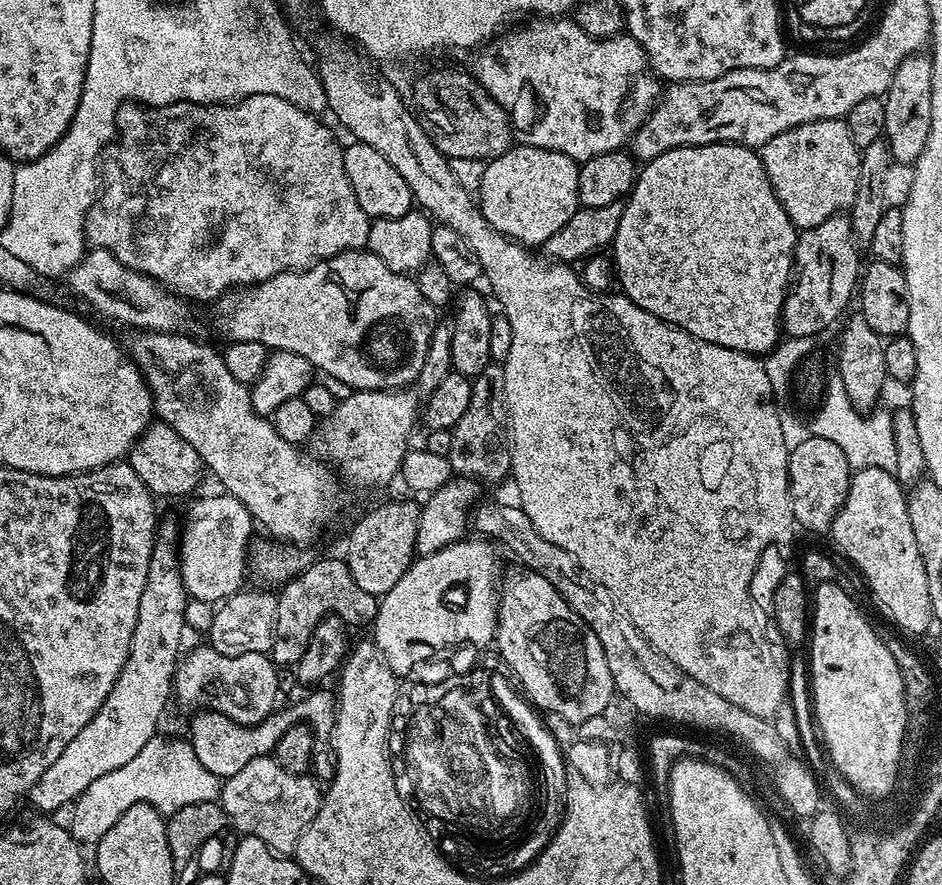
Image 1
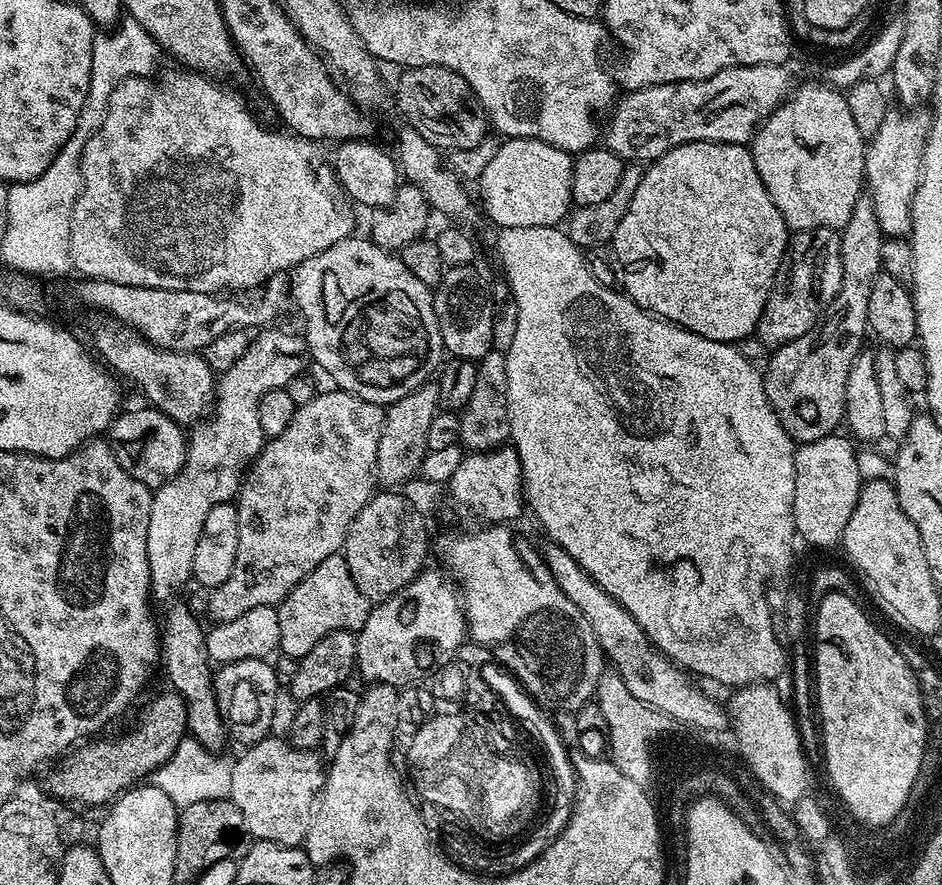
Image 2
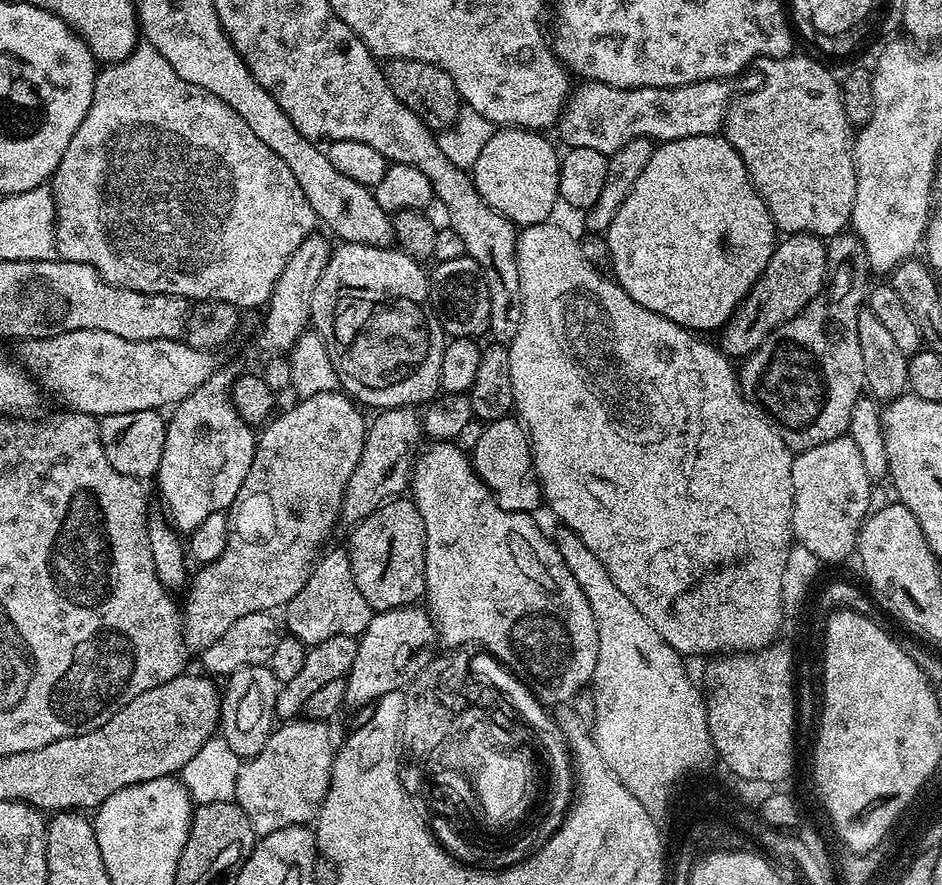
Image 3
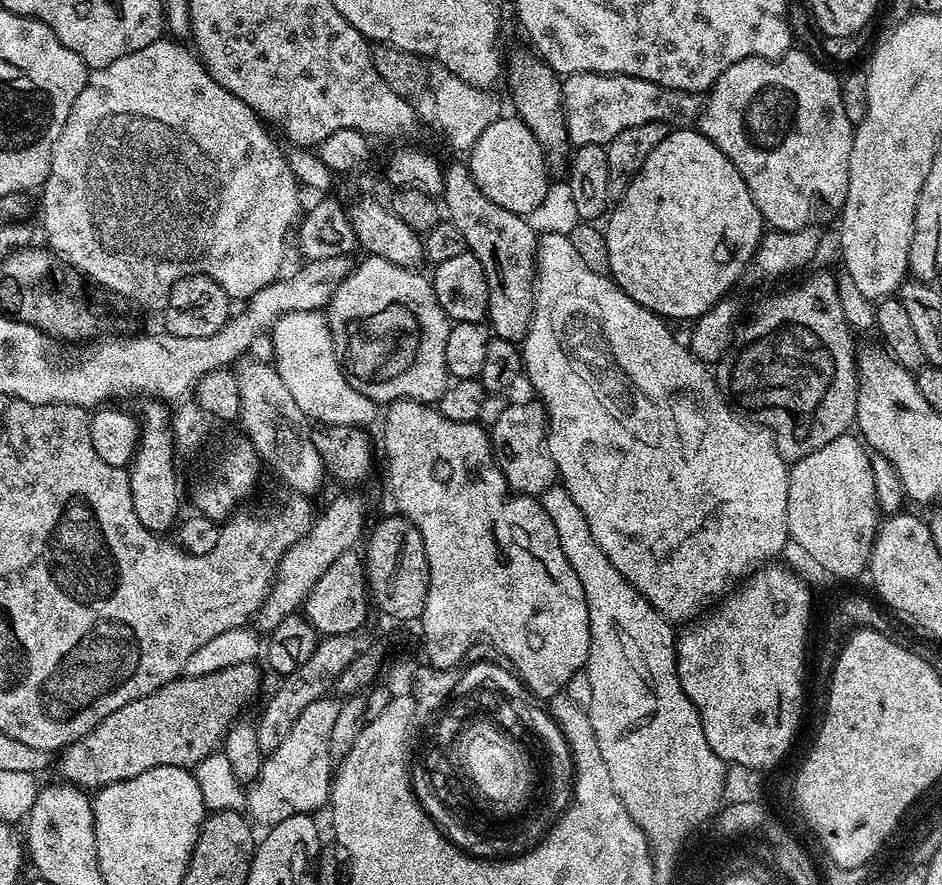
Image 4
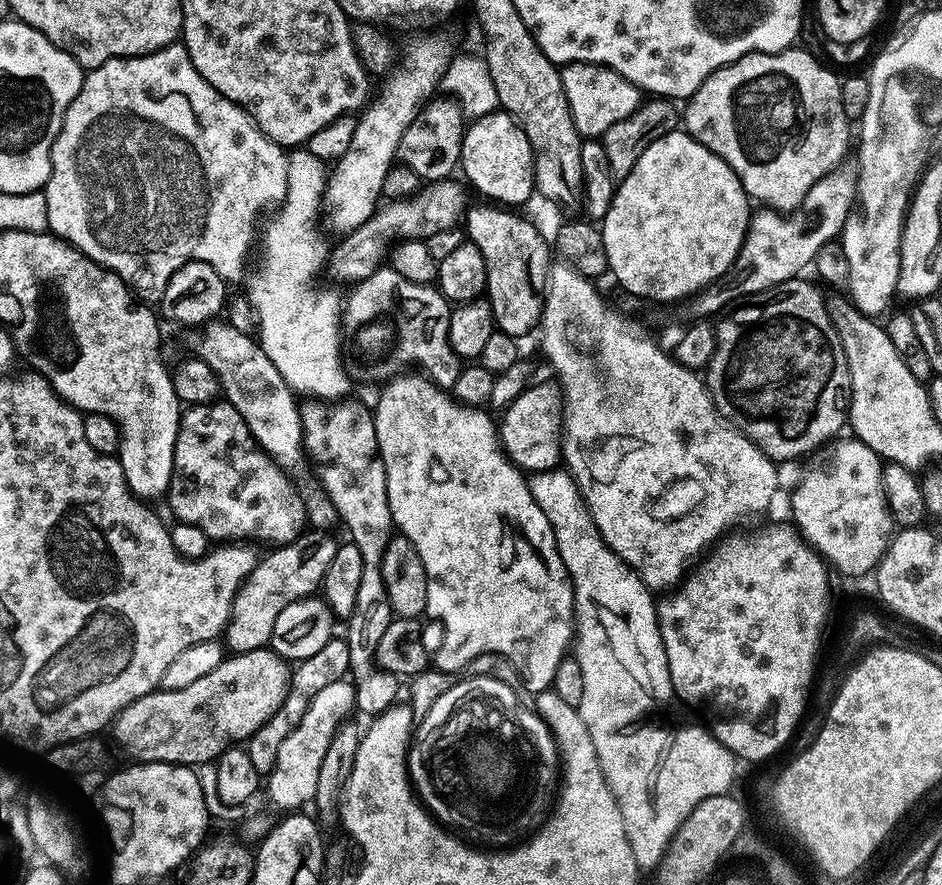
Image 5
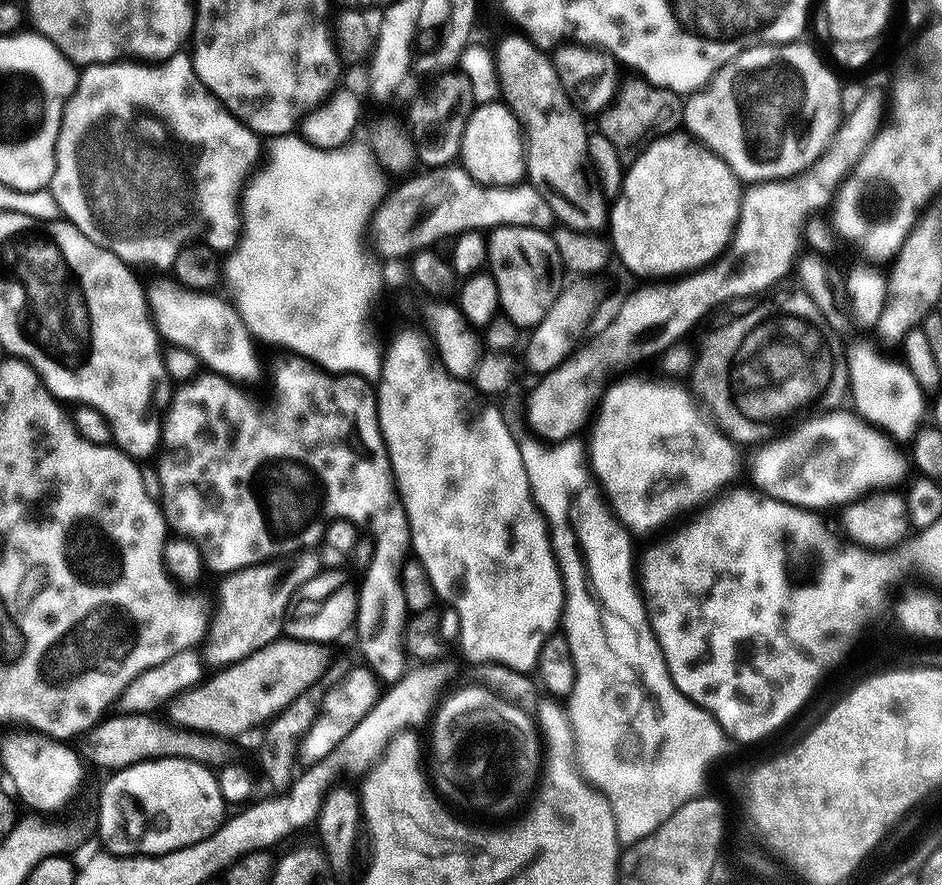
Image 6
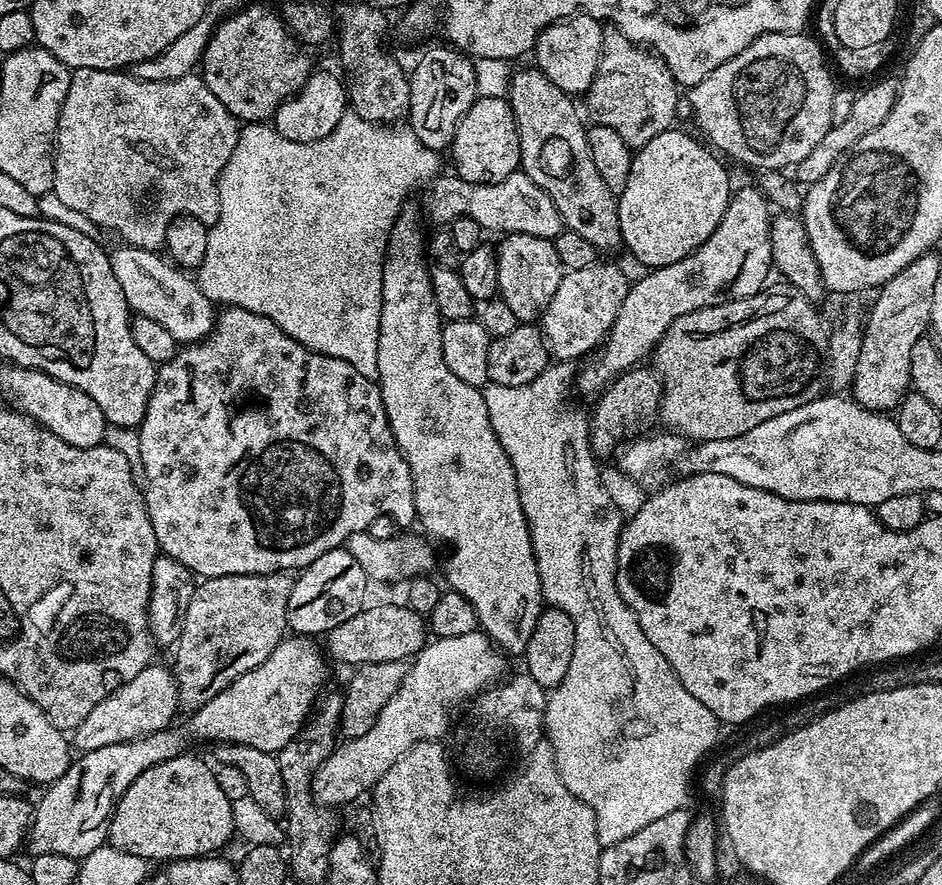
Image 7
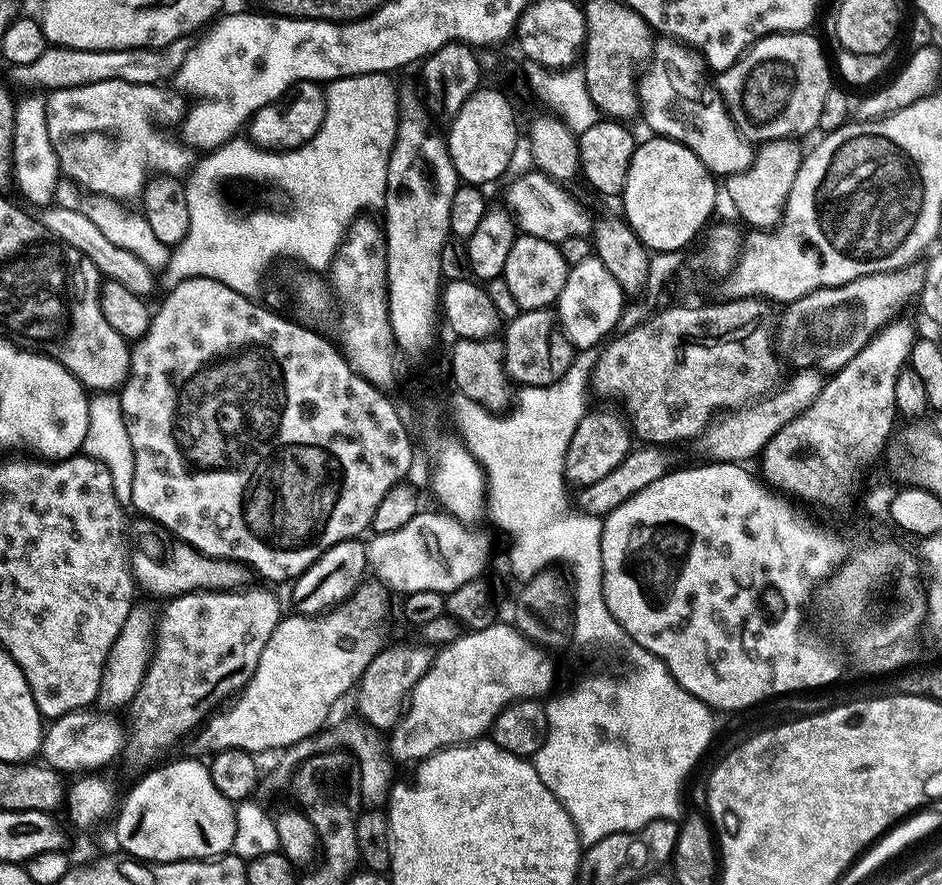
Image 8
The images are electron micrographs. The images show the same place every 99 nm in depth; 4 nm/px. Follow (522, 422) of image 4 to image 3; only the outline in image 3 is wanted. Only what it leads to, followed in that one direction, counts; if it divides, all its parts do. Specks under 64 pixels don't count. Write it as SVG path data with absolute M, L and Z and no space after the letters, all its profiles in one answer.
M506 415L501 420L485 423L482 438L470 452L470 459L476 475L492 491L492 497L502 510L532 514L539 504L541 507L540 482L532 466L532 445L519 419Z

